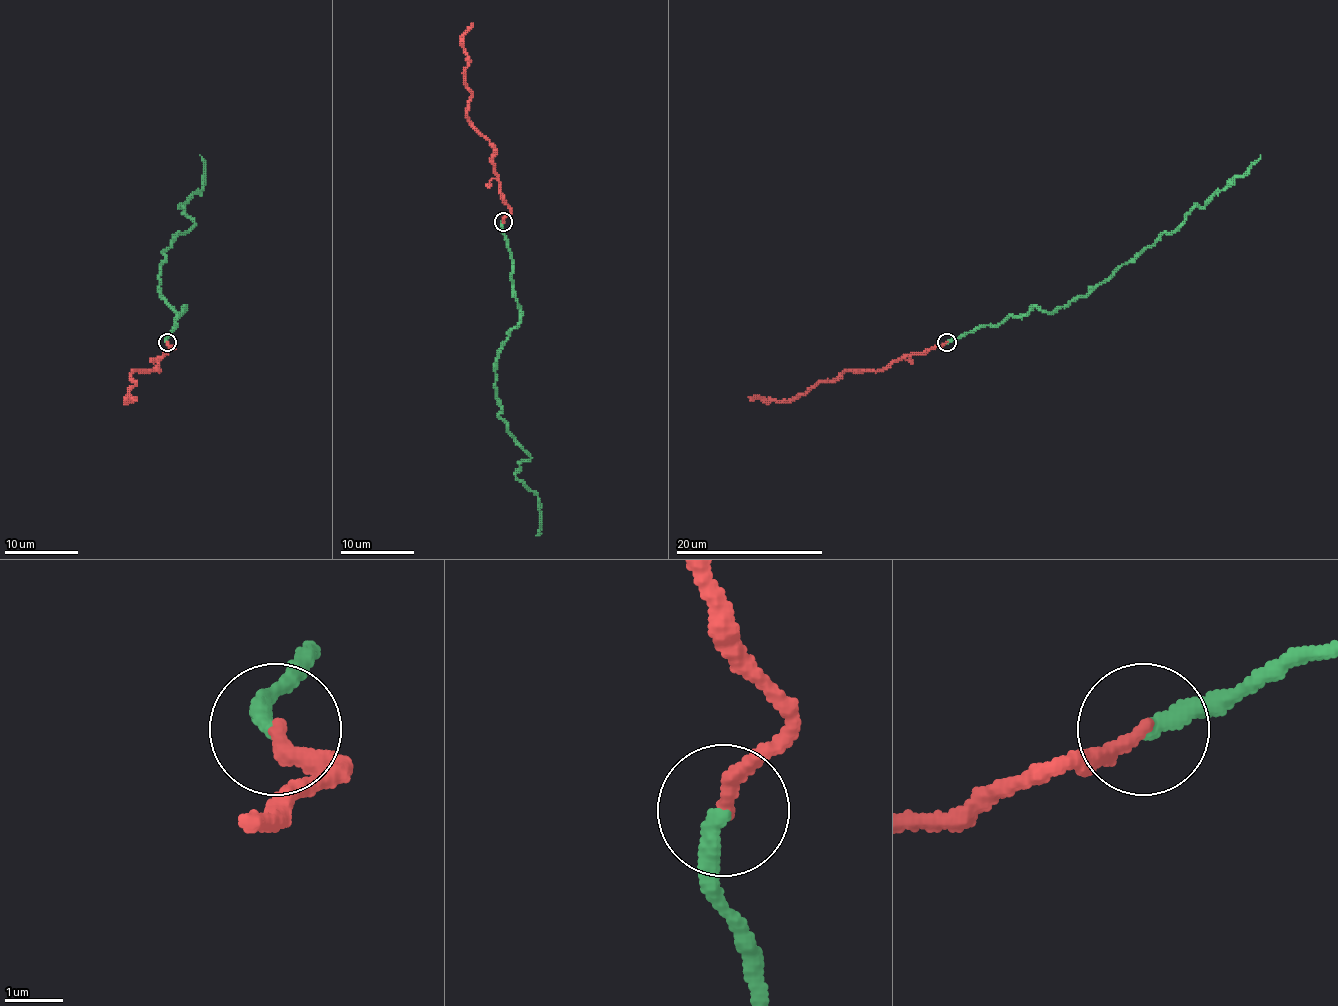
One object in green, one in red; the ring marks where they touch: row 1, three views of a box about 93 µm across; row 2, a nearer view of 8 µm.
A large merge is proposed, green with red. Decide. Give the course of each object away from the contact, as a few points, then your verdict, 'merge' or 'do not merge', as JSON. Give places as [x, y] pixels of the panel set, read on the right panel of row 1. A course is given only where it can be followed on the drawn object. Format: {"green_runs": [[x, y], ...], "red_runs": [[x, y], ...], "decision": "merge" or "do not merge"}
{"green_runs": [[946, 341], [1035, 306], [1053, 312], [1084, 295], [1164, 232], [1171, 232], [1260, 155]], "red_runs": [[946, 341], [870, 371], [844, 371], [835, 378], [816, 382], [794, 399], [763, 401], [748, 397]], "decision": "merge"}

